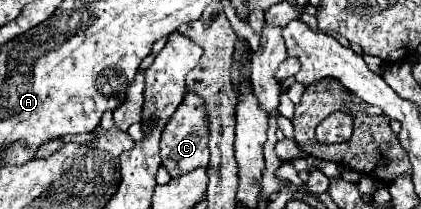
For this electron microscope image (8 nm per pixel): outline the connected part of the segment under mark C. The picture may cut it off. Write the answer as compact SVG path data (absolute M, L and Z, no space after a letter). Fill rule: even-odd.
M187 93L173 117L167 121L163 133L161 133L161 165L169 171L171 177L187 175L199 167L207 167L209 163L209 147L207 147L207 135L205 135L205 121L201 111L201 99L197 95Z

